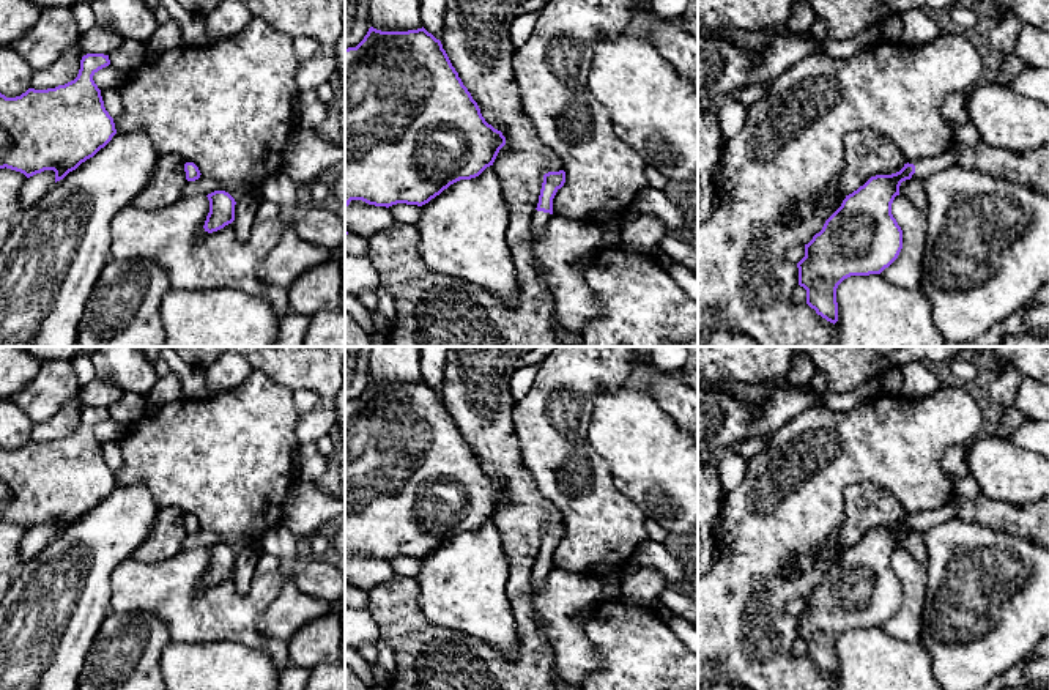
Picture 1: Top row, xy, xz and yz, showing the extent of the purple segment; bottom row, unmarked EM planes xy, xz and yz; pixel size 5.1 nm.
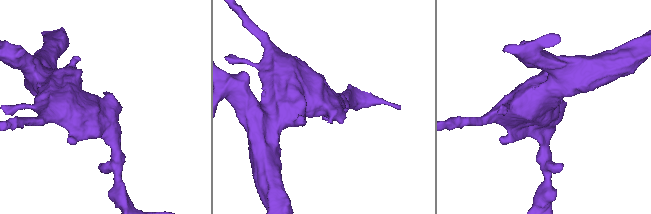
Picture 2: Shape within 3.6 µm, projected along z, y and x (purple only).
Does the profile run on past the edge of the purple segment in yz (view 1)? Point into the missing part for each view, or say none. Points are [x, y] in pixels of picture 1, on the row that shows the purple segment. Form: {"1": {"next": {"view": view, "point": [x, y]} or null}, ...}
{"1": {"next": {"view": "yz", "point": [925, 167]}}}

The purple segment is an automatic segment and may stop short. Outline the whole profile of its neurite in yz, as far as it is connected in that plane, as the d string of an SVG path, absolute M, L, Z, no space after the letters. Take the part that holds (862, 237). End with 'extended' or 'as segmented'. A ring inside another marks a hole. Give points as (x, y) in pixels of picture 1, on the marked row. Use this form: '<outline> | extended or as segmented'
M950 150L936 158L907 161L899 172L871 176L863 186L846 195L822 230L805 244L805 257L797 263L799 285L806 290L806 304L817 315L835 325L838 321L838 285L851 276L880 274L898 258L903 249L903 230L891 214L891 203L899 195L901 183L910 178L923 181L954 164L956 154Z | extended

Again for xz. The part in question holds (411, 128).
M424 27L408 32L369 28L356 47L345 49L345 208L351 200L375 206L422 206L460 180L493 165L506 137L485 121L439 39Z | as segmented

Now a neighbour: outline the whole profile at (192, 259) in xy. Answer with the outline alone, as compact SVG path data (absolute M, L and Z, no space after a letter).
M206 195L180 198L159 210L129 203L112 219L109 258L154 262L167 274L172 288L235 288L261 296L279 313L288 313L287 290L260 279L257 268L295 222L279 217L254 222L250 236L239 239L233 222L208 233L203 228L208 213Z

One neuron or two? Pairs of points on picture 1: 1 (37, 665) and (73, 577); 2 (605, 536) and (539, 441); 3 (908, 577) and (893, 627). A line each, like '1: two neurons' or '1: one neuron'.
1: one neuron
2: one neuron
3: one neuron

